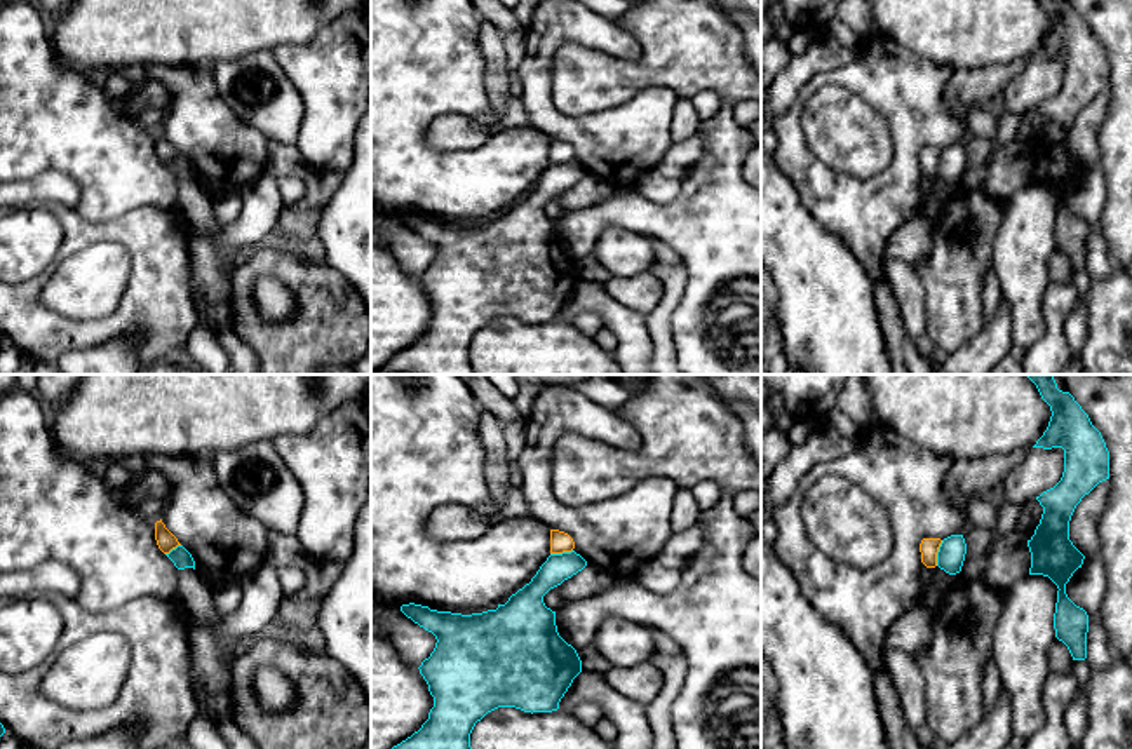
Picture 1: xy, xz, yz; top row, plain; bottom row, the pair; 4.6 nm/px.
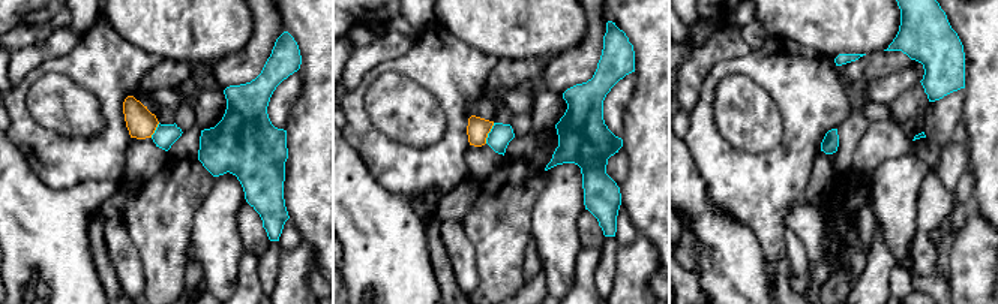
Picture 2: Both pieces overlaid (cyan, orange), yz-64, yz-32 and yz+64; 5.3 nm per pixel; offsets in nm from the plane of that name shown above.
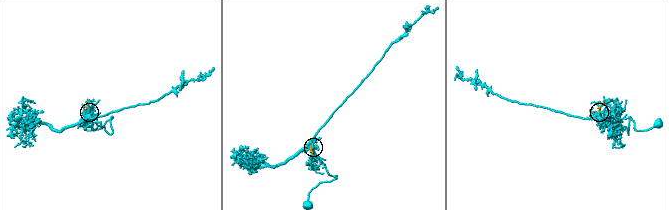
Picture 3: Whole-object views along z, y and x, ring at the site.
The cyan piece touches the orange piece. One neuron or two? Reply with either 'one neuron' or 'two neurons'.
two neurons

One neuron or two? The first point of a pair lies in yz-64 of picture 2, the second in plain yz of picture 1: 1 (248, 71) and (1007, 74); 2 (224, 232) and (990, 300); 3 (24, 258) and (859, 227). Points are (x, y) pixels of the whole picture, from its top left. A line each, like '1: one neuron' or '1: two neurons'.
1: two neurons
2: two neurons
3: two neurons

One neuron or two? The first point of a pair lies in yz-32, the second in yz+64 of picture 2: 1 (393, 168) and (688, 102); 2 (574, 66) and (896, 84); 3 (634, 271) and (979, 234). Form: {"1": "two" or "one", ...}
{"1": "two", "2": "one", "3": "one"}

